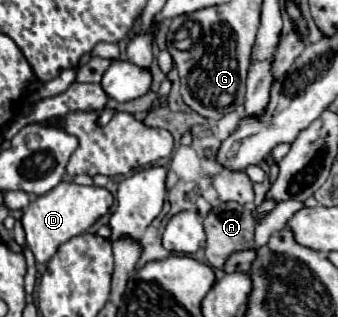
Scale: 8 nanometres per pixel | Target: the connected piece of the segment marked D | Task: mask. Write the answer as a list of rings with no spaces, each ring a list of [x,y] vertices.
[[[61,181],[61,185],[51,189],[45,197],[35,197],[29,203],[29,207],[23,209],[23,219],[21,219],[27,235],[27,245],[33,251],[35,259],[39,263],[47,263],[55,255],[59,245],[87,231],[99,217],[103,217],[109,211],[111,205],[113,205],[113,195],[105,187],[97,185],[85,187],[67,181]]]

